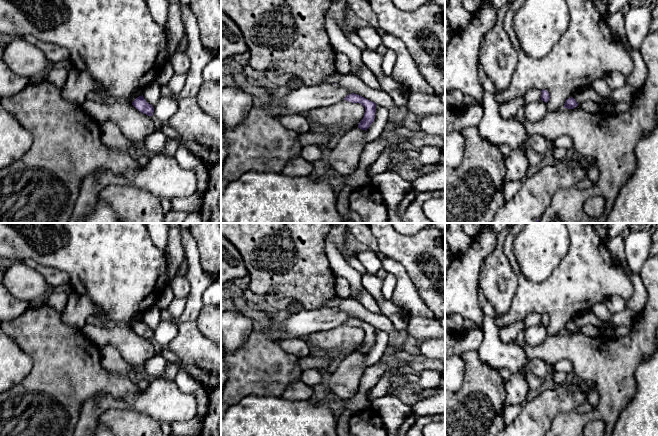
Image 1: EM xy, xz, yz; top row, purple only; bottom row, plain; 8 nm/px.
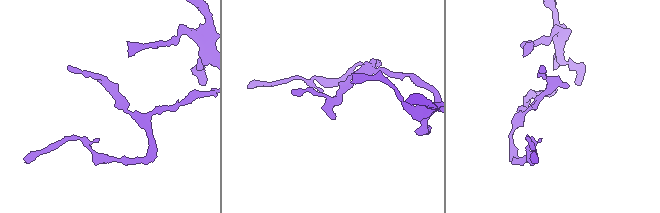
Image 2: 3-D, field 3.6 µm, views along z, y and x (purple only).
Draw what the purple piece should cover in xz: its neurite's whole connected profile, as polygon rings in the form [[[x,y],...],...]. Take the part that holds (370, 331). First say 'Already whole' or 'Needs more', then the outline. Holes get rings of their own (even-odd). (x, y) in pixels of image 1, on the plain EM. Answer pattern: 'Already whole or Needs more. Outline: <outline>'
Already whole. Outline: [[[354,317],[347,319],[344,324],[352,327],[360,327],[365,331],[364,341],[360,345],[358,352],[367,355],[370,349],[374,346],[377,328]]]

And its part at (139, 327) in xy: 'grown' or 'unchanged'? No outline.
unchanged

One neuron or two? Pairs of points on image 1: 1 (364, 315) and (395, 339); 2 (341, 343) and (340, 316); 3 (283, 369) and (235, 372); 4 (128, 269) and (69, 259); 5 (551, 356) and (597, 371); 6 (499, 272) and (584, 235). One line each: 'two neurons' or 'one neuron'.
1: one neuron
2: two neurons
3: one neuron
4: one neuron
5: one neuron
6: two neurons

